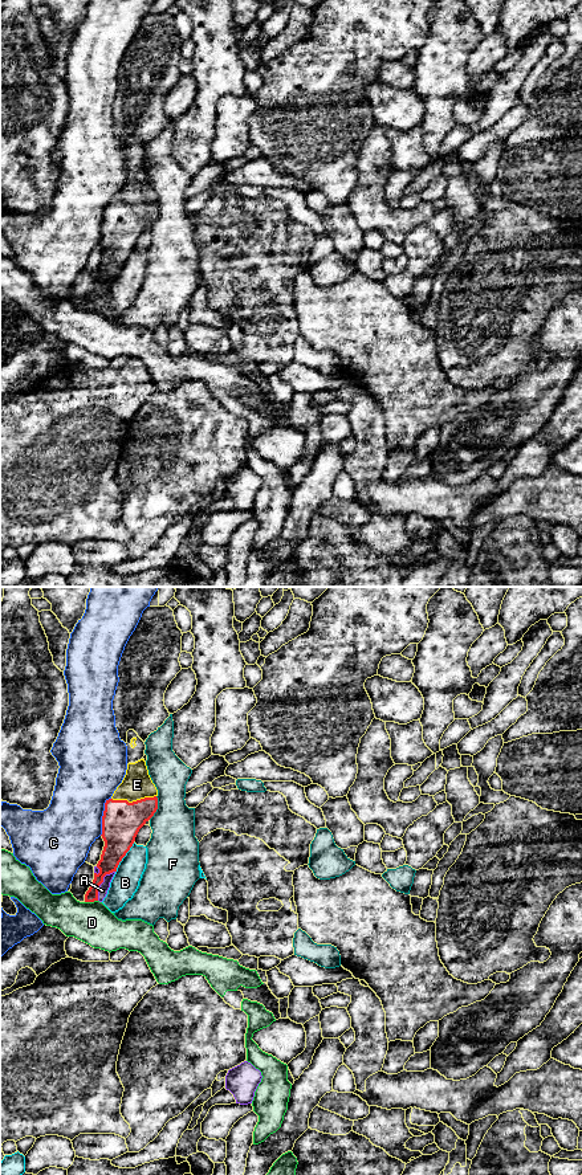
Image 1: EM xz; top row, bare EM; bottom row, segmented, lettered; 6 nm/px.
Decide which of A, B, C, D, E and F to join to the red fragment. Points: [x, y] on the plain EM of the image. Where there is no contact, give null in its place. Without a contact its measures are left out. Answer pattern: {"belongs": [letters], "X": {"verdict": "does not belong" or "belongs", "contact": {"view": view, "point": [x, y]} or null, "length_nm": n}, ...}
{"belongs": ["E"], "A": {"verdict": "does not belong", "contact": {"view": "xz", "point": [101, 289]}, "length_nm": 220}, "B": {"verdict": "does not belong", "contact": {"view": "xz", "point": [123, 262]}, "length_nm": 220}, "C": {"verdict": "does not belong", "contact": {"view": "xz", "point": [102, 223]}, "length_nm": 240}, "D": {"verdict": "does not belong", "contact": {"view": "xz", "point": [90, 307]}, "length_nm": 80}, "E": {"verdict": "belongs", "contact": {"view": "xz", "point": [133, 208]}, "length_nm": 280}, "F": {"verdict": "does not belong", "contact": {"view": "xz", "point": [157, 215]}, "length_nm": 150}}

